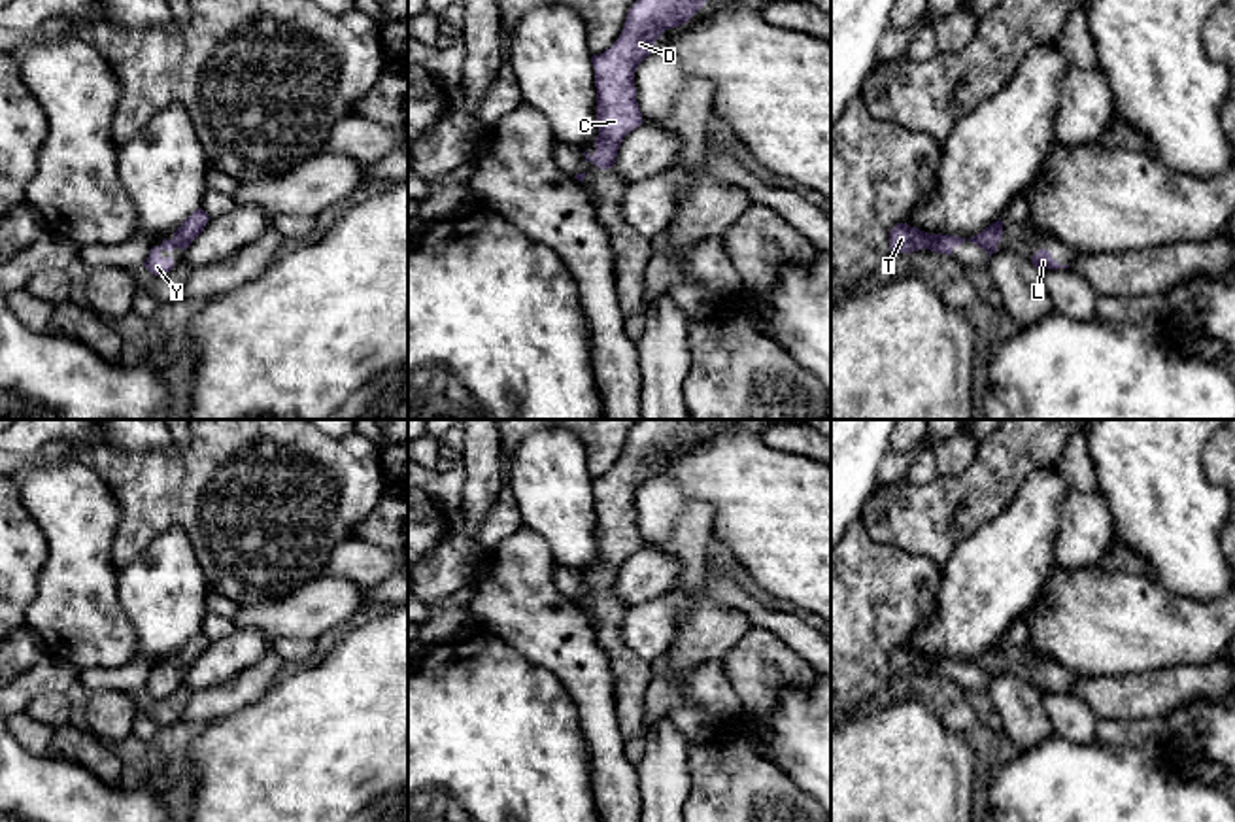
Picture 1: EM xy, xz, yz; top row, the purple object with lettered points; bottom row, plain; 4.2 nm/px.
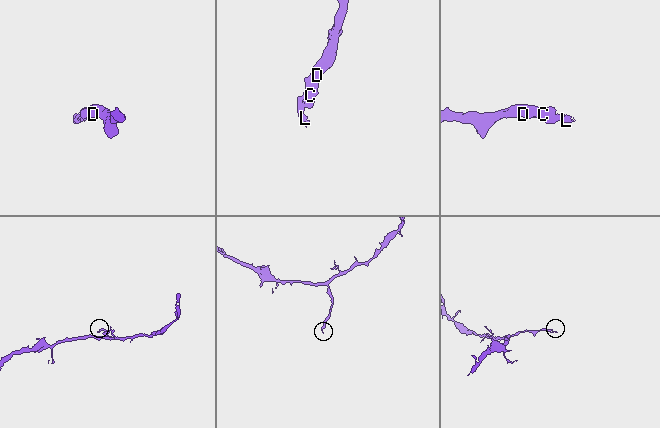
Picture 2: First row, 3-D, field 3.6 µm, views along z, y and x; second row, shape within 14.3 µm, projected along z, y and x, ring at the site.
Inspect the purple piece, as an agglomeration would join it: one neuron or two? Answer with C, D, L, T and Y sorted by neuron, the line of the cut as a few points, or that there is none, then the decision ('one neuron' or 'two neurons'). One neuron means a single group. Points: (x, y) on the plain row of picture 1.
C D L T Y; no cut; one neuron

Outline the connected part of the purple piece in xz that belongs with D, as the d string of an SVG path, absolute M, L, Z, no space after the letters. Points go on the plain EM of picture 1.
M640 420L629 433L625 450L610 472L593 478L597 510L597 550L595 576L584 574L585 586L593 586L601 593L614 590L623 561L642 548L642 537L636 525L634 495L638 488L651 476L653 467L668 452L687 446L706 425L708 420Z

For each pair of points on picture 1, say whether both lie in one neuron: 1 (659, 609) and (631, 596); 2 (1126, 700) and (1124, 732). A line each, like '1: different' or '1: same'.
1: different
2: different

